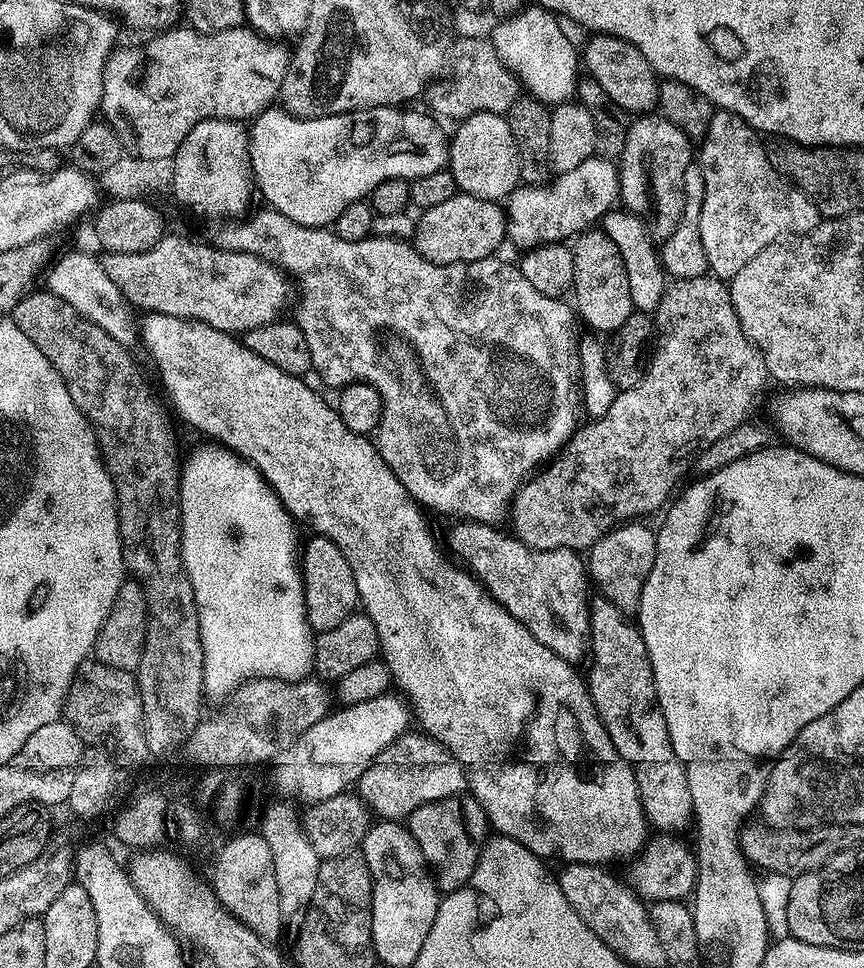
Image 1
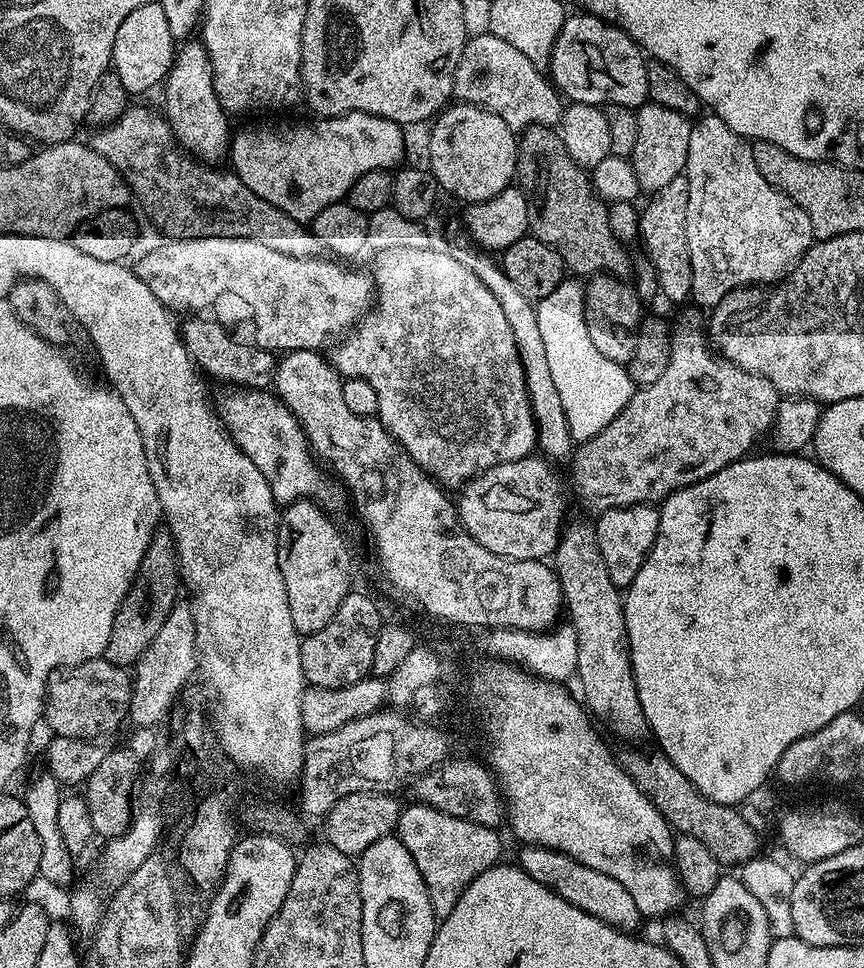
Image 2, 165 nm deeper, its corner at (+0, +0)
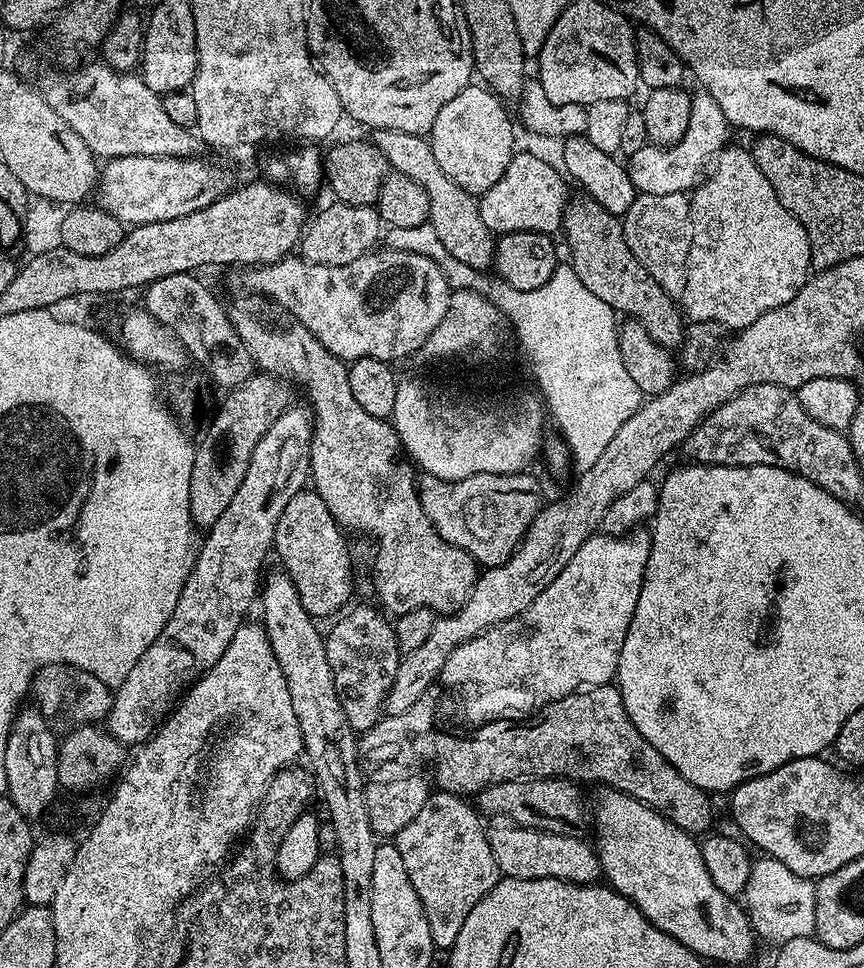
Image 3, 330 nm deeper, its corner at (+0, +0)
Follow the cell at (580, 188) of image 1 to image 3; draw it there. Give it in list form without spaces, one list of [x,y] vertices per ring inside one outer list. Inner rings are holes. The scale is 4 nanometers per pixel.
[[[703,90],[693,91],[691,98],[690,126],[679,142],[671,144],[669,148],[659,148],[656,144],[649,143],[633,156],[627,157],[626,167],[630,182],[634,182],[637,193],[691,193],[704,179],[706,169],[715,161],[716,155],[729,143],[730,125],[726,114],[722,114],[722,106],[718,106],[718,102],[714,102],[714,98],[710,98],[710,94]]]

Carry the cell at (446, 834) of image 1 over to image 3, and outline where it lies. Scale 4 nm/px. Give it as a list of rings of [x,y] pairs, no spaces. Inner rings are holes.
[[[436,790],[429,795],[426,806],[422,806],[417,816],[409,824],[402,826],[402,830],[394,838],[398,854],[402,854],[402,862],[406,865],[406,875],[422,902],[426,922],[430,922],[433,949],[451,950],[454,942],[458,942],[462,926],[468,924],[470,910],[474,910],[478,902],[482,902],[486,894],[490,894],[494,886],[501,883],[502,873],[498,862],[494,862],[494,850],[490,850],[488,832],[483,822],[485,823],[481,813],[465,797]]]

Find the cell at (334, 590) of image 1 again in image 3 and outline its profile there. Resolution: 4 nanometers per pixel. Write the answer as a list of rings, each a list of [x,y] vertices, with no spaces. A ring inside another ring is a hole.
[[[315,490],[294,494],[286,510],[282,510],[282,518],[278,518],[275,555],[280,555],[283,571],[287,572],[290,582],[294,582],[302,606],[306,606],[313,618],[335,617],[352,596],[352,556],[343,535],[334,514],[330,514],[326,502],[322,502]]]

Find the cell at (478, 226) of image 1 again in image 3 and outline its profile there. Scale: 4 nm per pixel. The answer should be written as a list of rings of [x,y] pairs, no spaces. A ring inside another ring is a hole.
[[[517,151],[510,158],[510,166],[506,166],[506,174],[502,174],[502,178],[498,178],[498,182],[494,182],[494,186],[479,197],[482,222],[486,222],[492,233],[500,236],[511,232],[559,233],[570,193],[569,181],[557,165],[556,168],[532,152]]]

